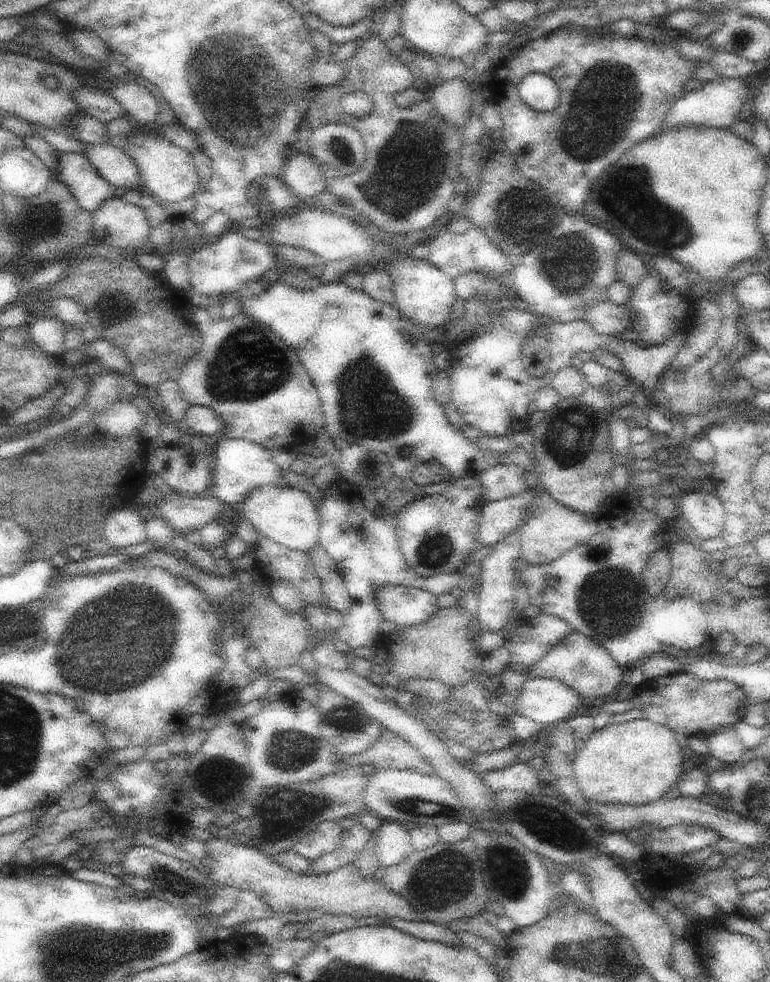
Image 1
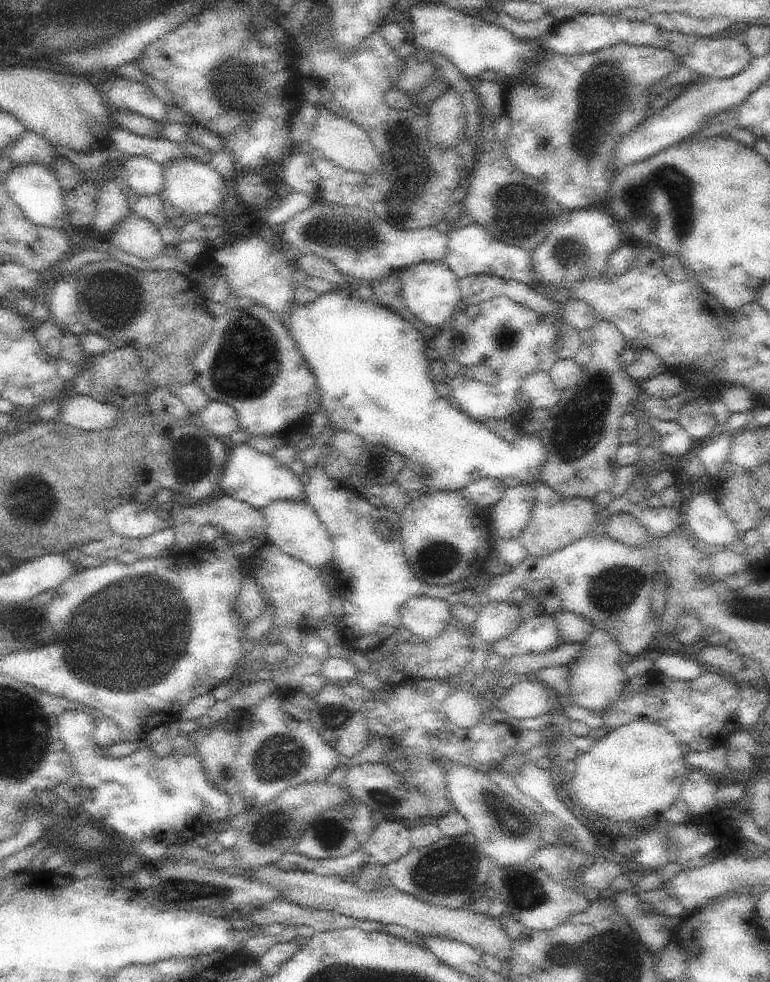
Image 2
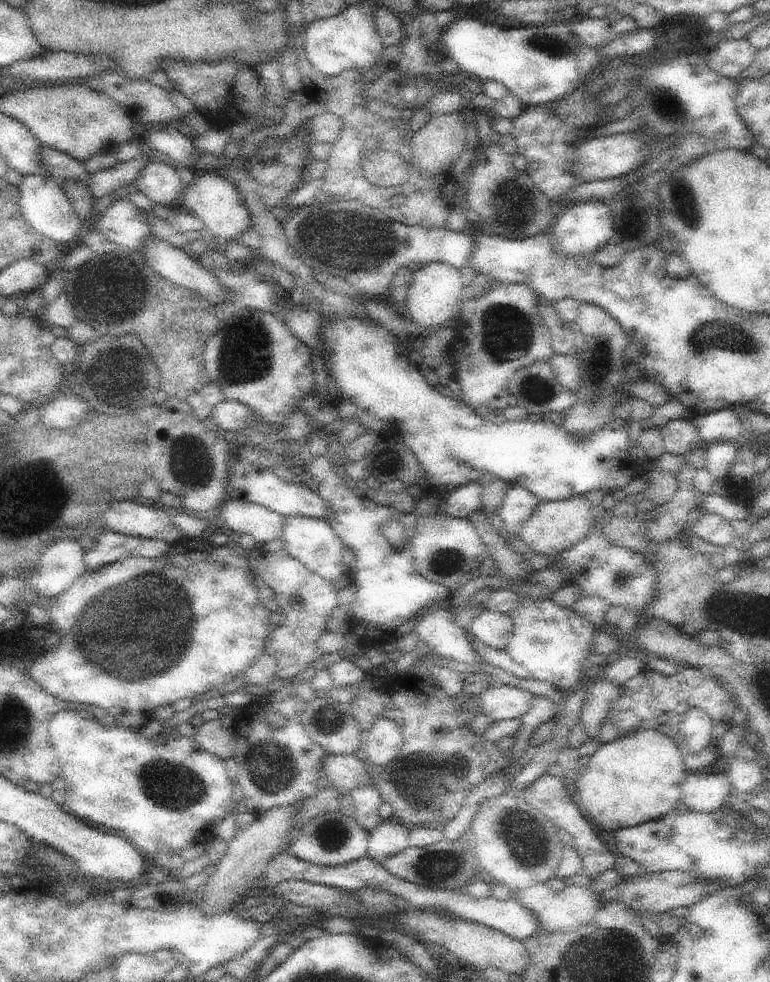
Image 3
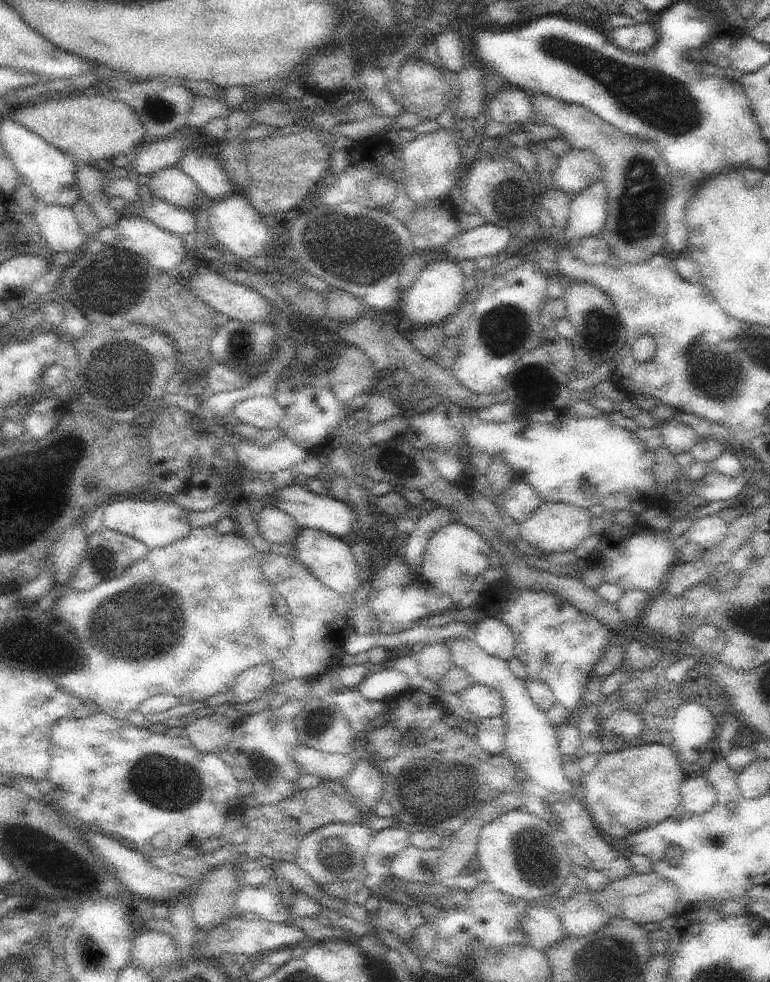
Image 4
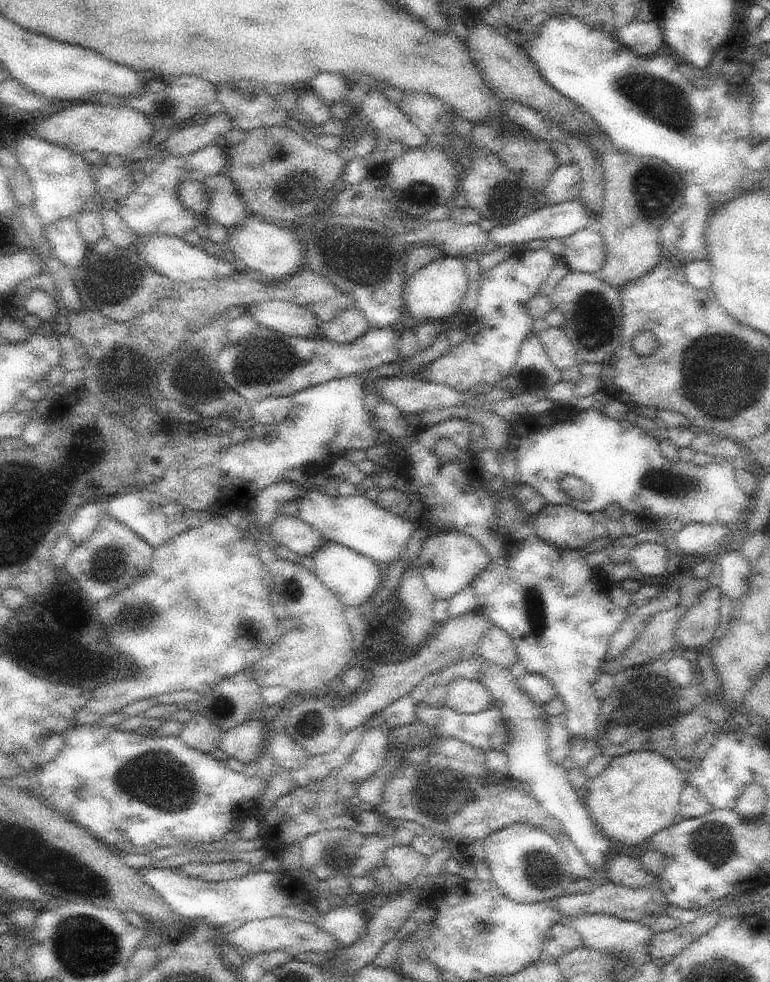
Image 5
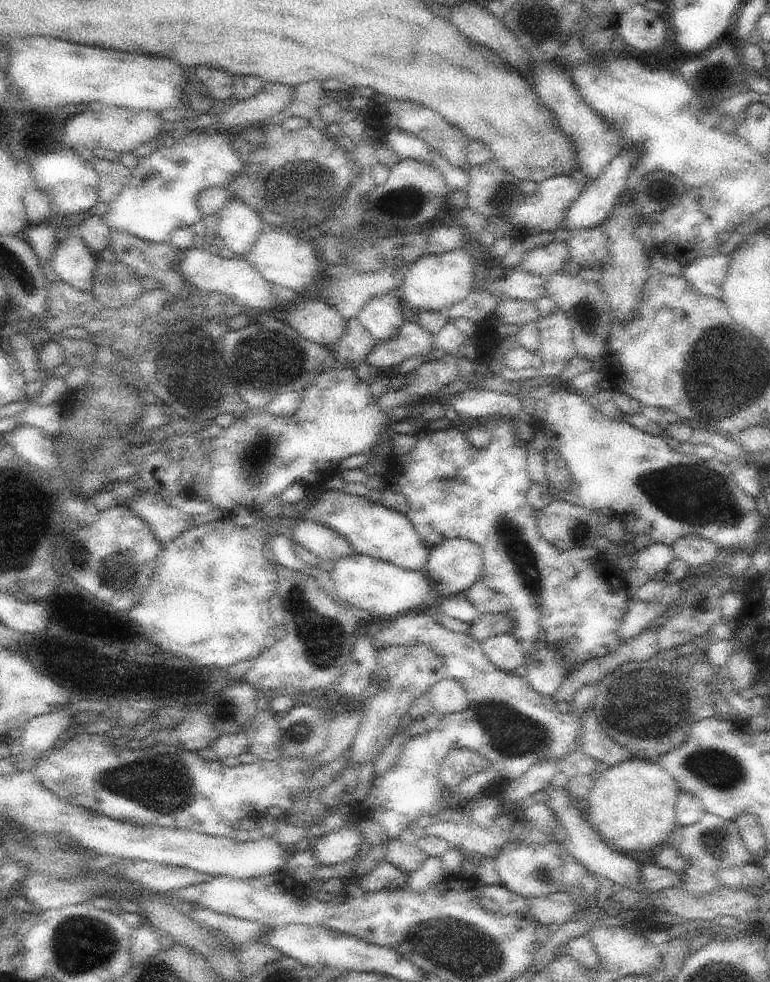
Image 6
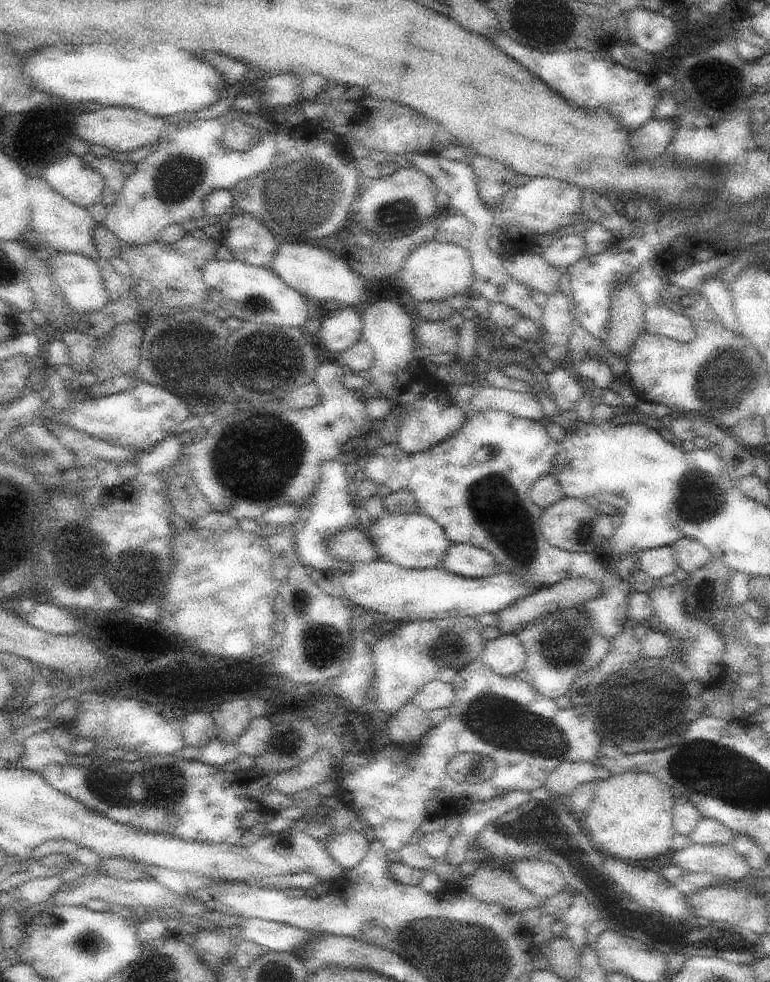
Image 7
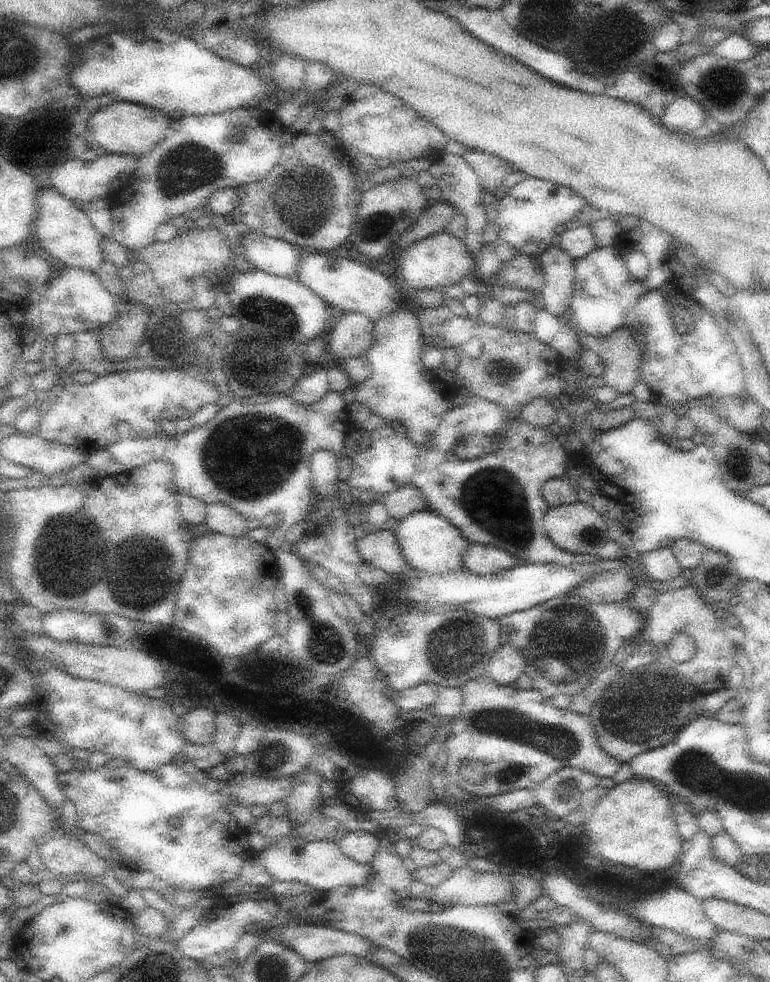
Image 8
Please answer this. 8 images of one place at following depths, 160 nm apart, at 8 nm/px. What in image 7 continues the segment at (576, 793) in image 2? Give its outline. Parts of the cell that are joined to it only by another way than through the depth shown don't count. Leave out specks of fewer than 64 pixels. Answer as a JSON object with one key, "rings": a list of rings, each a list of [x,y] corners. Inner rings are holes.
{"rings":[[[628,771],[617,775],[610,775],[597,783],[597,793],[586,814],[589,834],[599,850],[608,856],[618,857],[623,861],[646,860],[658,858],[662,854],[670,855],[672,838],[676,834],[673,823],[673,806],[675,796],[669,784],[660,780],[655,774]]]}

